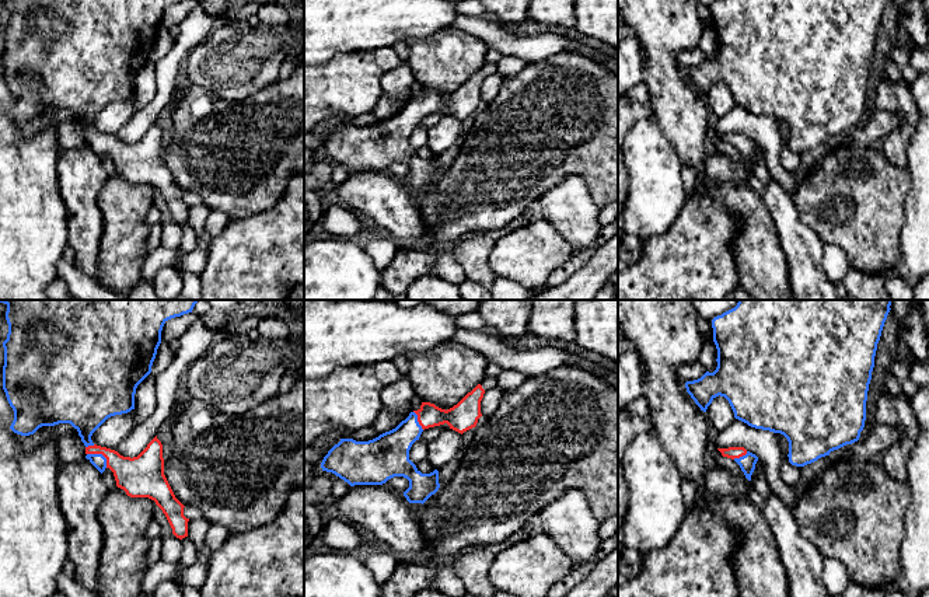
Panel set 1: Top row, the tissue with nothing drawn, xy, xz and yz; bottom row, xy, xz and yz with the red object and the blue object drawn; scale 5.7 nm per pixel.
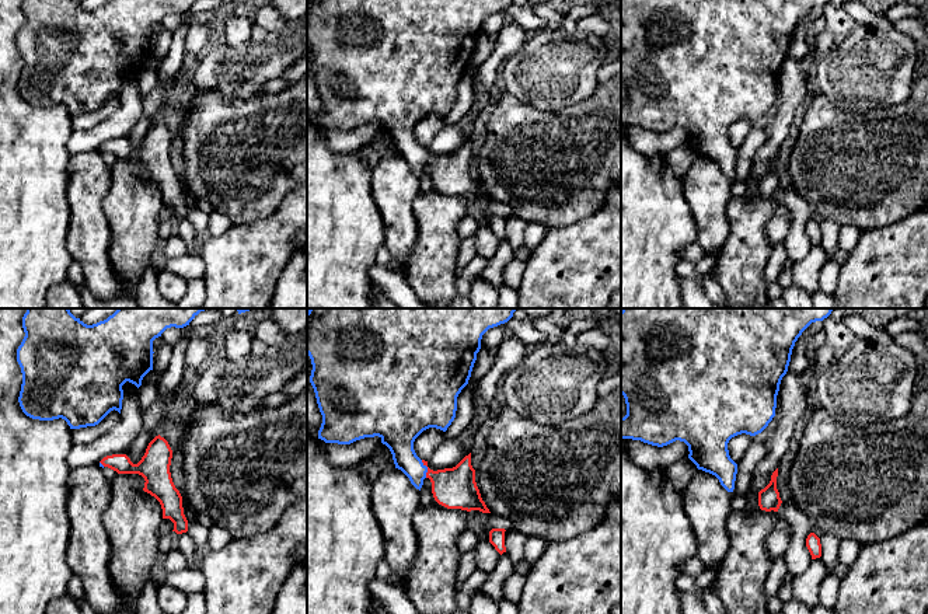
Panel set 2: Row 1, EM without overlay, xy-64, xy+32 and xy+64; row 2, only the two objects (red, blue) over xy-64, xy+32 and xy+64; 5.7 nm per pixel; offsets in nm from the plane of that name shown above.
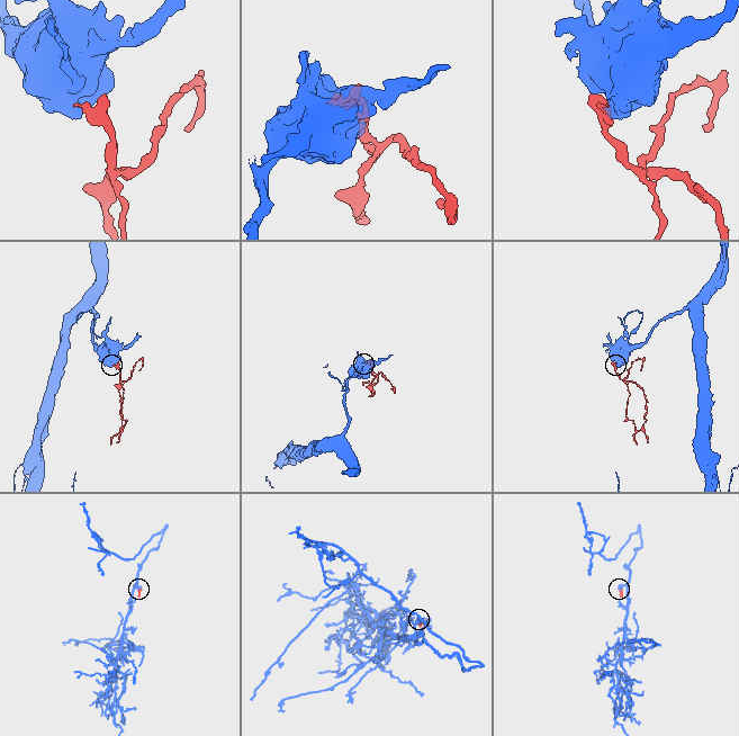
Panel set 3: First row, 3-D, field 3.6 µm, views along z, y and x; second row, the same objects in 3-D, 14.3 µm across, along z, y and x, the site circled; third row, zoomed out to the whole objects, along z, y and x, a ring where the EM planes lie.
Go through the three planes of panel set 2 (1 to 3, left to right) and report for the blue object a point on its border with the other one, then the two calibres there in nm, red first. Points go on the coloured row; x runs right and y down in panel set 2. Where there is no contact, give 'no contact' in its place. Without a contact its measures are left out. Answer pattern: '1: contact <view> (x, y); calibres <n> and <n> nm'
1: contact xy-64 (103, 464); calibres 110 and 20 nm
2: contact xy+32 (428, 468); calibres 240 and 180 nm
3: no contact

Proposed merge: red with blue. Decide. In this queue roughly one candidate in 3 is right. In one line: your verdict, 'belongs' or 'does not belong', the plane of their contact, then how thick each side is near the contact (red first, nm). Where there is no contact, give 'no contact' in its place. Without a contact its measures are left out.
belongs; contact in xy; calibres 220 and 80 nm

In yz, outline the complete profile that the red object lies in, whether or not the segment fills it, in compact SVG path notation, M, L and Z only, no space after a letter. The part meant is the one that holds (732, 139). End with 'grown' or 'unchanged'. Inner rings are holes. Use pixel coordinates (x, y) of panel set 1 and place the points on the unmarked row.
M729 133L717 136L722 139L723 143L734 146L740 151L745 164L751 167L751 161L758 147L758 143L755 140L747 137L744 133Z; grown

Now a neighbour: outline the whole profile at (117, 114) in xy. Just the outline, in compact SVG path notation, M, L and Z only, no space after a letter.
M136 97L108 104L91 122L94 130L115 136L135 115Z

